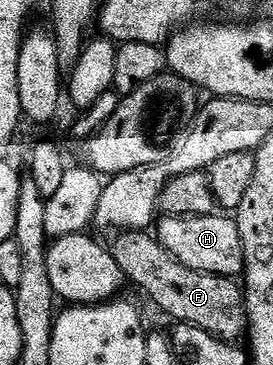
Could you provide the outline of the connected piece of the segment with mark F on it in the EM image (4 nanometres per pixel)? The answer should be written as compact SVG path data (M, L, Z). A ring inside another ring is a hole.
M122 231L110 243L114 261L122 269L125 280L152 298L152 303L176 323L189 323L206 329L227 343L239 344L248 334L248 307L244 303L244 288L235 278L214 273L202 273L182 265L160 243L155 234L143 231Z

